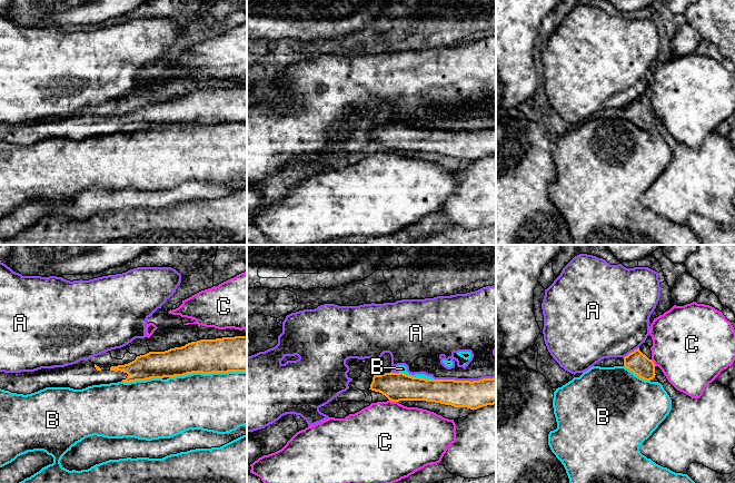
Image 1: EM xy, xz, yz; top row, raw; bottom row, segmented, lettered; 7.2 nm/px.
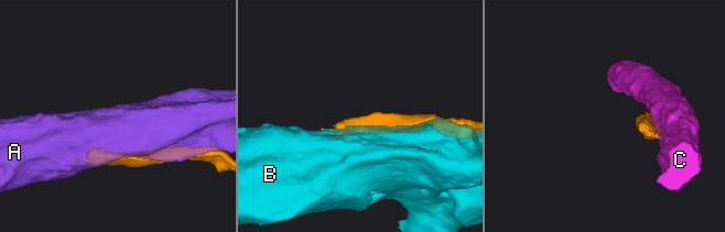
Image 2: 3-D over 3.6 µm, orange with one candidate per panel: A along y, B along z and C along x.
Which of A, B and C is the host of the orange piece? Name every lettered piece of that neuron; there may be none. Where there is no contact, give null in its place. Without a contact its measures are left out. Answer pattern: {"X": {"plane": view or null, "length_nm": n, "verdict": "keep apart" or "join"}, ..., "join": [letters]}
{"A": {"plane": "xz", "length_nm": 440, "verdict": "keep apart"}, "B": {"plane": "xy", "length_nm": 550, "verdict": "keep apart"}, "C": {"plane": "xz", "length_nm": 70, "verdict": "keep apart"}, "join": []}

